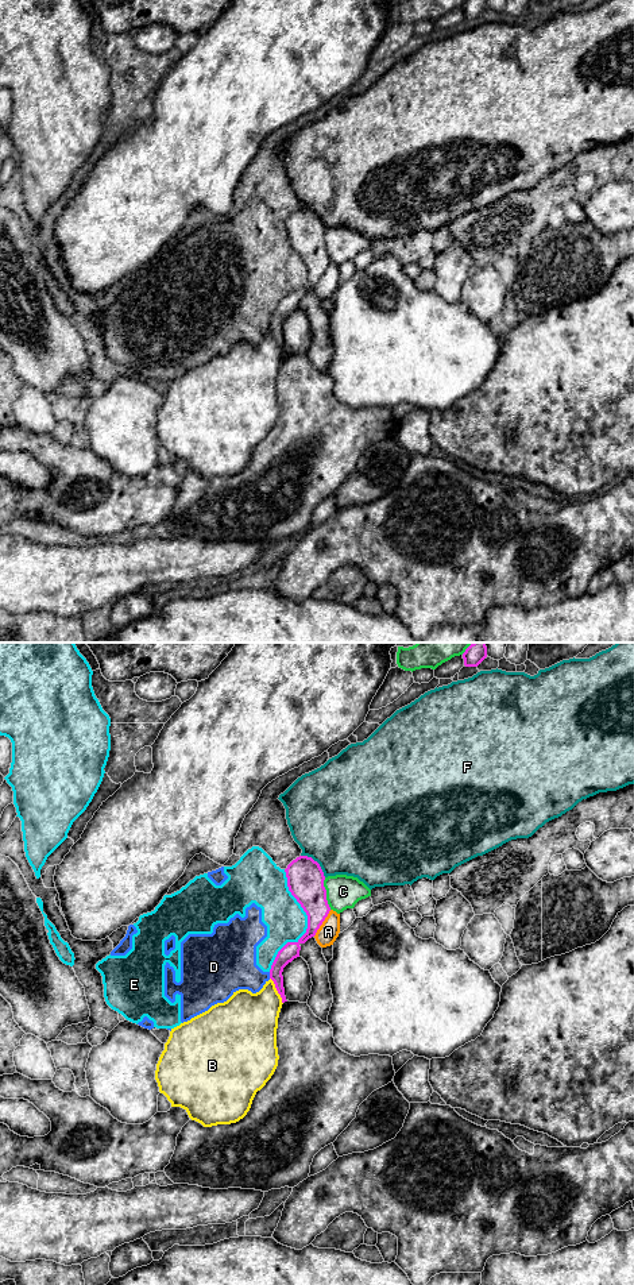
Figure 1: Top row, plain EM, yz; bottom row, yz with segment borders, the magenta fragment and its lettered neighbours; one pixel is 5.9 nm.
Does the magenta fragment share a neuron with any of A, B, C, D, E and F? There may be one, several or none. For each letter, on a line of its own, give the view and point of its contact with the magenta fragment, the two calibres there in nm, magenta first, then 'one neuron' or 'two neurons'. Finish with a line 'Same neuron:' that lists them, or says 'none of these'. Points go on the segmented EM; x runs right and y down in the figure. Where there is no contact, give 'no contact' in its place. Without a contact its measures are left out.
A: meets magenta in yz at (321, 923); 200 nm thick on the magenta side, 120 nm on the other; two neurons
B: meets magenta in yz at (277, 990); 100 nm thick on the magenta side, 340 nm on the other; two neurons
C: meets magenta in yz at (325, 894); 220 nm thick on the magenta side, 200 nm on the other; two neurons
D: meets magenta in yz at (270, 975); 100 nm thick on the magenta side, 320 nm on the other; two neurons
E: meets magenta in yz at (308, 923); 220 nm thick on the magenta side, 240 nm on the other; two neurons
F: meets magenta in yz at (316, 861); 220 nm thick on the magenta side, 500 nm on the other; two neurons
Same neuron: none of these

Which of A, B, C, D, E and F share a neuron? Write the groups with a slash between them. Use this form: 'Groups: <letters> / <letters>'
Groups: A / B / C / D E / F

